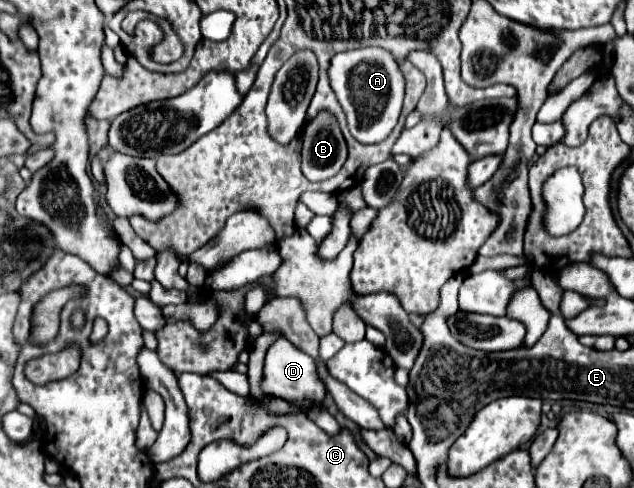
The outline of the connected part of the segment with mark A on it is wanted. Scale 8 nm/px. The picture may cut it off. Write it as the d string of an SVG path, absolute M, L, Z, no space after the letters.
M381 47L343 51L331 57L327 73L331 89L347 117L351 135L361 143L379 143L387 139L397 125L405 95L405 79L395 57Z

